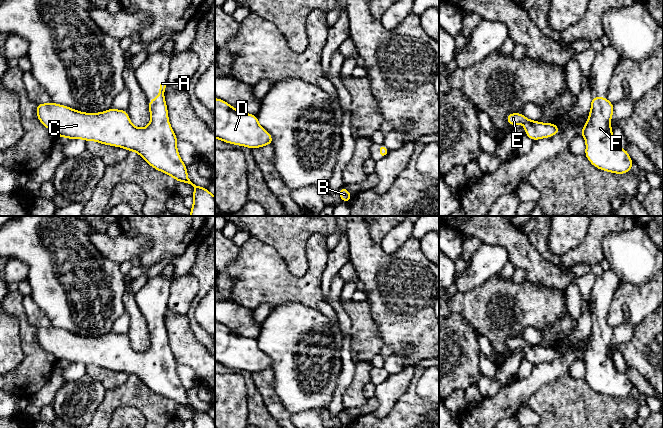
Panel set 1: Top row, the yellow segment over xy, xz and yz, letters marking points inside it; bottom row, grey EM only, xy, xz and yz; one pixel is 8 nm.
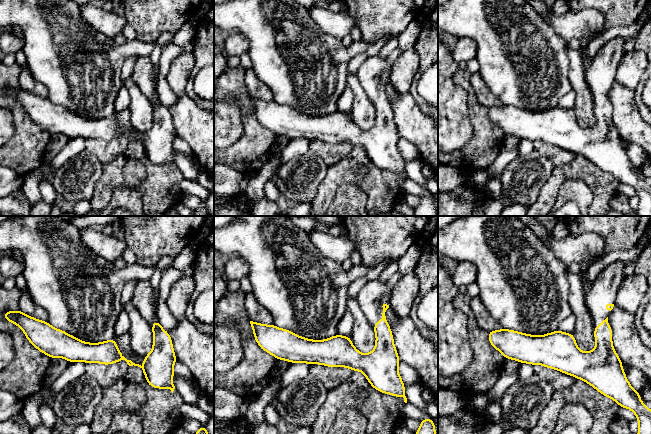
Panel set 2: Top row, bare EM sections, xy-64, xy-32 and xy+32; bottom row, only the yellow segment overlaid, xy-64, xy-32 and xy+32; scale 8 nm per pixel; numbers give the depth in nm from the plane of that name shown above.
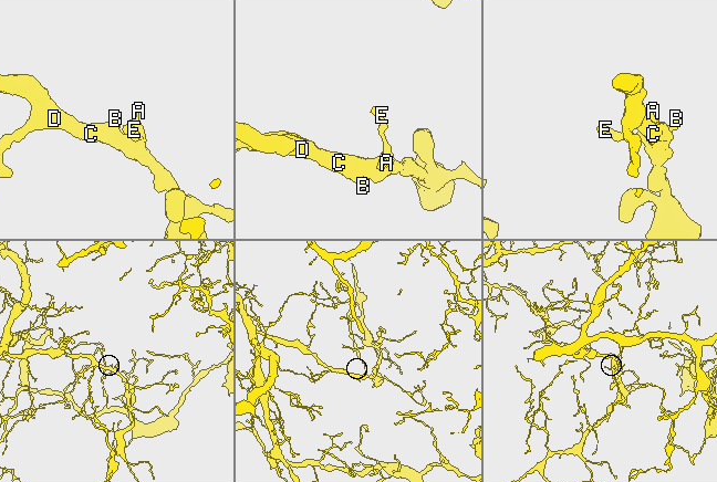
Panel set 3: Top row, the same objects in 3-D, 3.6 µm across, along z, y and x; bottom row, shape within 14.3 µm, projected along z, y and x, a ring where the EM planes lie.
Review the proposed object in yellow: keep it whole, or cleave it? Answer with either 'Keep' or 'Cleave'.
Keep

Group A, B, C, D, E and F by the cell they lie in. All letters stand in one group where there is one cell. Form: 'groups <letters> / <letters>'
groups A B C D E F

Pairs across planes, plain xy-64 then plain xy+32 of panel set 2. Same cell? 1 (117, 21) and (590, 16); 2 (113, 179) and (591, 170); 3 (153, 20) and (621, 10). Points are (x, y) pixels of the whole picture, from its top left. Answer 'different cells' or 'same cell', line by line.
1: same cell
2: same cell
3: same cell

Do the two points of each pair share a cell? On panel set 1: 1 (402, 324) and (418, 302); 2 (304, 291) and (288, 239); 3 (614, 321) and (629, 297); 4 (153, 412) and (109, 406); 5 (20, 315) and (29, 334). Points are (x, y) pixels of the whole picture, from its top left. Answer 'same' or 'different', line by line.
1: same
2: different
3: same
4: same
5: same

